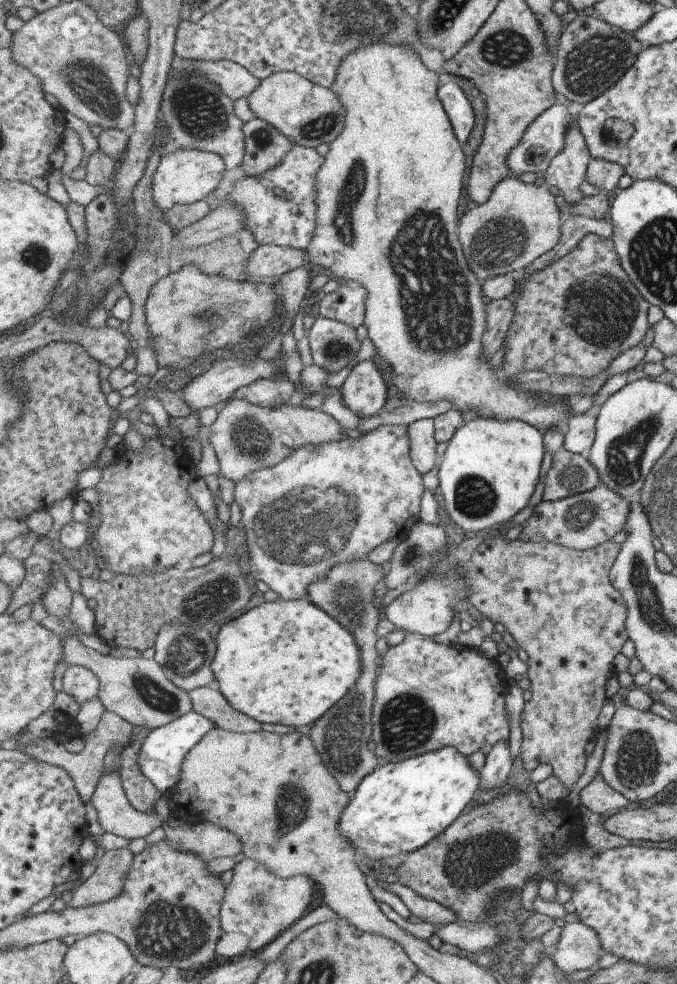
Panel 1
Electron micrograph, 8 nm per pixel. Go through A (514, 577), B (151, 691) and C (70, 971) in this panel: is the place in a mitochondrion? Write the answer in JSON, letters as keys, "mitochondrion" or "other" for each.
{"A":"other","B":"mitochondrion","C":"other"}

